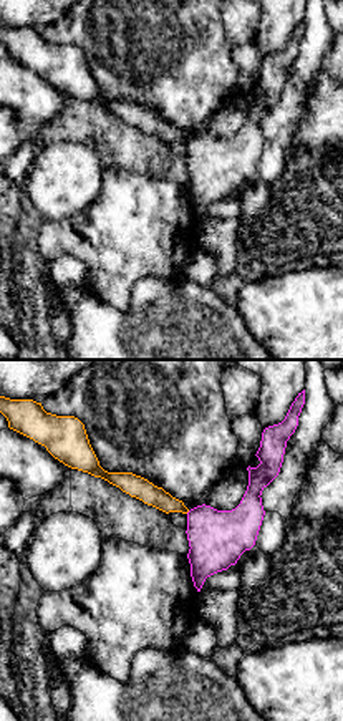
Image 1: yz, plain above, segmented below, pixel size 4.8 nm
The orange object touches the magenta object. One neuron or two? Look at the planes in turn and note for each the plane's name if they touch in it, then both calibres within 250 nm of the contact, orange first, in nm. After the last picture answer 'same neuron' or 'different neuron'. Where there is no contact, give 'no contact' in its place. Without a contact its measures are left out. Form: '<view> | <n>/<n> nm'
no contact

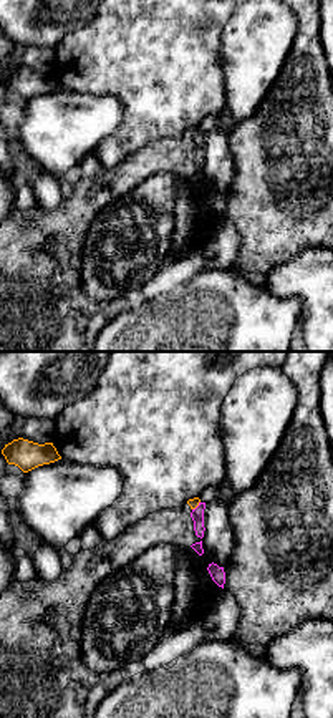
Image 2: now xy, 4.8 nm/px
xy | 50/60 nm

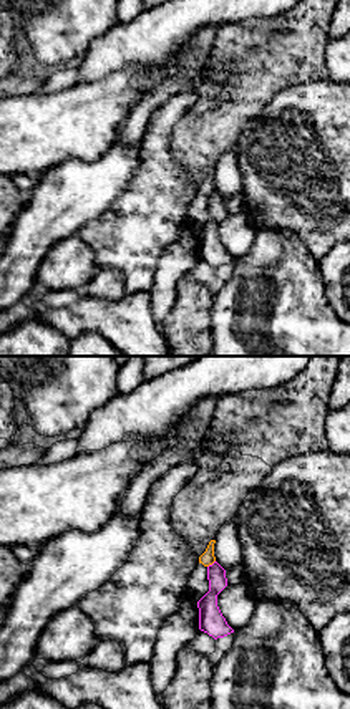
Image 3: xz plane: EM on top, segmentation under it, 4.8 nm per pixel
xz | 70/110 nm

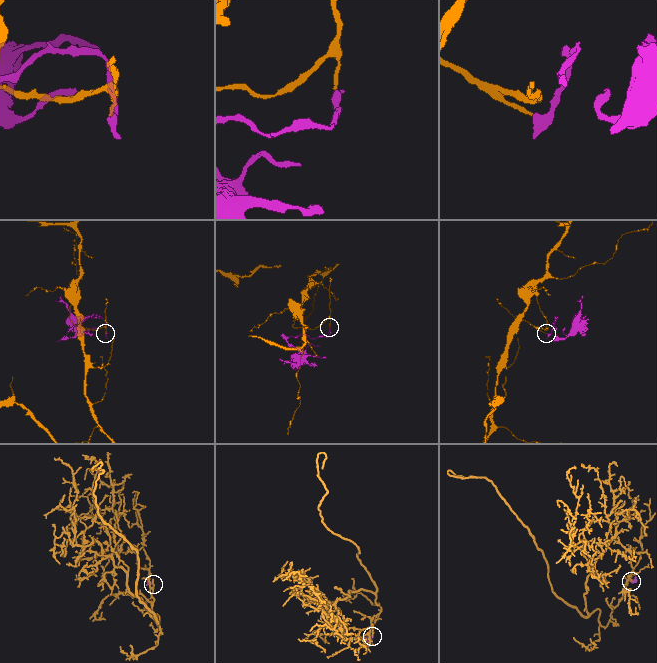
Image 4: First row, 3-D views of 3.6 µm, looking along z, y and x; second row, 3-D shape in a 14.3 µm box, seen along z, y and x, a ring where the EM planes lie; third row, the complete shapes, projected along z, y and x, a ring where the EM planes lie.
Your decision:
different neuron

